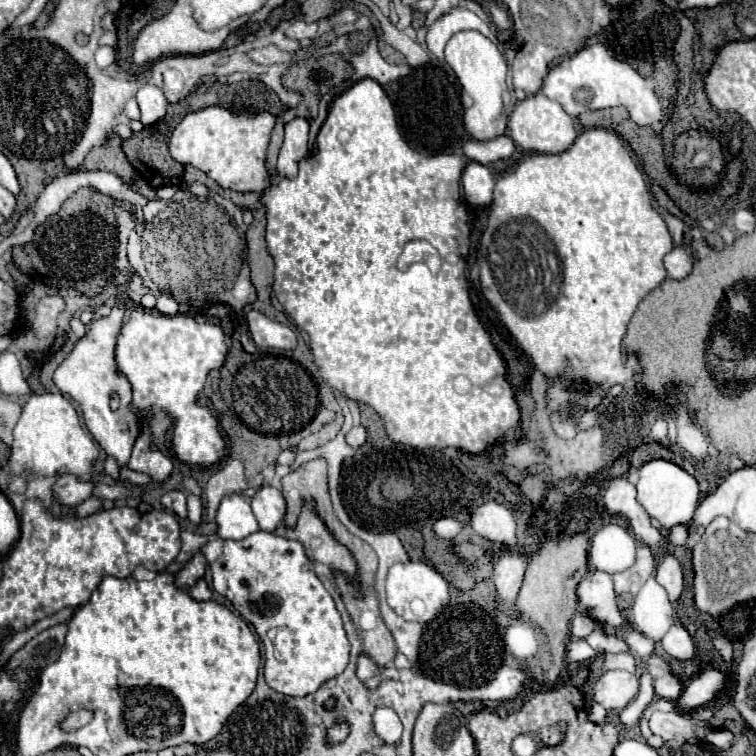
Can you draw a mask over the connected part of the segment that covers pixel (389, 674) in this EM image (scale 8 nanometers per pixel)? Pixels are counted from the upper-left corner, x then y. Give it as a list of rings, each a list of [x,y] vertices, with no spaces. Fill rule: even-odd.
[[[360,654],[358,660],[356,660],[356,676],[362,680],[362,684],[364,684],[368,690],[378,688],[378,684],[380,684],[382,680],[386,680],[386,678],[396,680],[394,674],[396,674],[396,678],[398,678],[398,670],[396,670],[394,666],[382,668],[382,666],[374,664],[374,660],[370,660],[370,656],[366,656],[366,654]]]

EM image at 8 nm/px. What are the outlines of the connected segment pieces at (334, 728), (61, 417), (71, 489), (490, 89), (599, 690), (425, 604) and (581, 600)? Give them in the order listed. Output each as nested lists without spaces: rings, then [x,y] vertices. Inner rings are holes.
[[[342,720],[342,722],[332,724],[326,730],[326,740],[328,740],[328,744],[340,744],[342,740],[346,740],[348,734],[350,734],[350,724],[346,720]]]
[[[46,392],[46,394],[32,394],[32,398],[22,408],[22,416],[14,428],[14,444],[6,470],[12,474],[32,470],[40,476],[76,474],[82,480],[90,480],[92,462],[96,458],[98,446],[94,438],[88,432],[84,432],[72,402],[62,394]]]
[[[60,476],[54,484],[56,500],[68,508],[82,504],[92,496],[94,482],[68,482],[68,476]]]
[[[464,30],[454,34],[446,44],[446,62],[456,72],[462,88],[472,96],[474,104],[464,112],[464,128],[476,140],[492,140],[506,132],[508,110],[502,104],[502,92],[506,90],[506,60],[484,34]]]
[[[624,670],[604,672],[594,686],[594,702],[606,710],[622,710],[638,694],[638,678]]]
[[[410,560],[410,562],[394,564],[390,568],[388,578],[386,578],[386,598],[388,598],[390,608],[404,620],[430,622],[436,618],[440,610],[444,610],[444,606],[450,600],[450,594],[448,594],[448,582],[432,564]]]
[[[592,570],[578,584],[578,604],[590,618],[600,622],[606,630],[626,628],[628,620],[618,606],[614,582],[608,572]]]

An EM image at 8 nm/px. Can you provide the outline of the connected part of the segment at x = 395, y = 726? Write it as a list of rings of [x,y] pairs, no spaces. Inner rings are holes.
[[[378,706],[372,714],[372,722],[374,722],[374,732],[378,734],[378,738],[384,744],[396,746],[400,742],[402,736],[402,722],[398,718],[398,714],[392,708],[386,706]]]

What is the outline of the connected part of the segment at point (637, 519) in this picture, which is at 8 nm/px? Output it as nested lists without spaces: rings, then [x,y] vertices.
[[[624,476],[608,482],[608,488],[604,490],[602,500],[604,500],[604,506],[608,508],[610,514],[624,516],[630,522],[632,532],[644,544],[656,546],[662,540],[662,534],[652,526],[652,518],[648,516],[648,512],[636,502],[634,484],[630,484]]]

